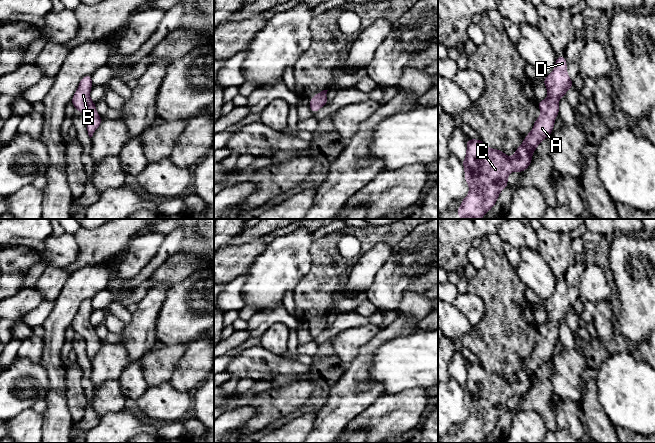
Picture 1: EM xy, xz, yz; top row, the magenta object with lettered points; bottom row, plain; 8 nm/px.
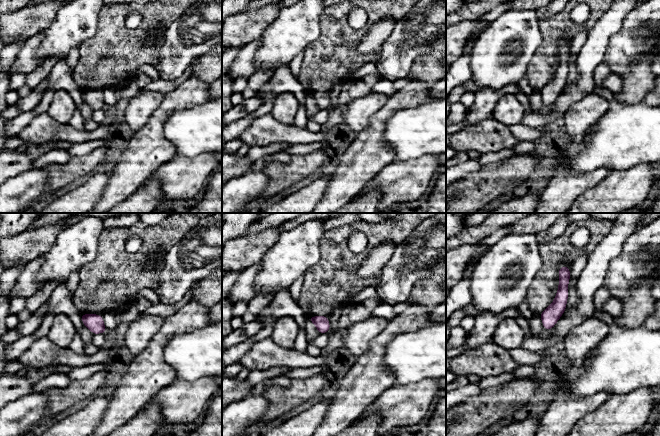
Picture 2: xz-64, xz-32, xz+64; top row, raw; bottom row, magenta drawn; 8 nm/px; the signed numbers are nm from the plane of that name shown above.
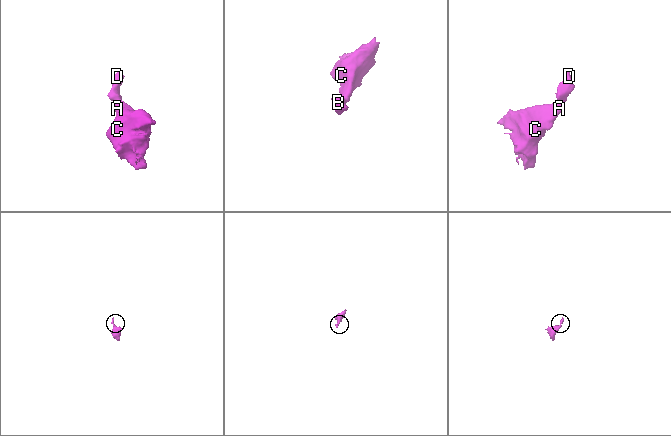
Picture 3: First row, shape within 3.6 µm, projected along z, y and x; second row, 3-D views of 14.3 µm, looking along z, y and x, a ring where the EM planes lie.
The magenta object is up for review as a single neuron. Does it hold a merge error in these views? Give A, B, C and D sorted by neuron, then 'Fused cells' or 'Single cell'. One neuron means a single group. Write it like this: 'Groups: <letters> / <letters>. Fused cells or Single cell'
Groups: A B C D. Single cell

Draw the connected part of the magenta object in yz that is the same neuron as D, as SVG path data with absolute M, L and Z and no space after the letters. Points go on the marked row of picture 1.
M557 56L554 70L543 79L548 97L538 101L541 115L513 156L506 156L501 150L487 147L482 139L466 141L466 157L462 164L469 193L457 209L457 215L461 219L481 219L490 211L497 203L500 192L509 186L509 174L525 171L531 164L532 154L538 145L550 136L559 114L559 100L573 87L565 59L565 56Z

